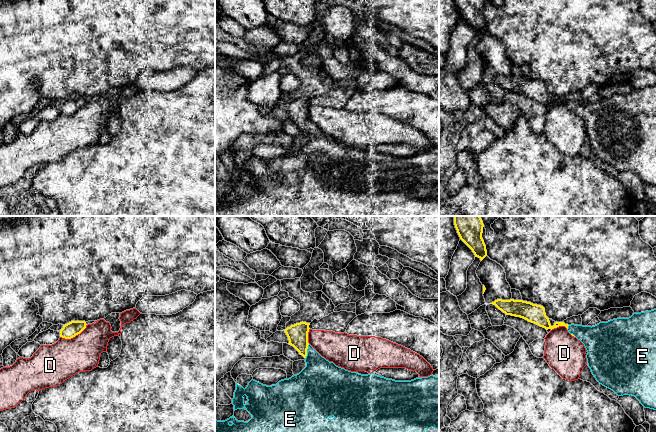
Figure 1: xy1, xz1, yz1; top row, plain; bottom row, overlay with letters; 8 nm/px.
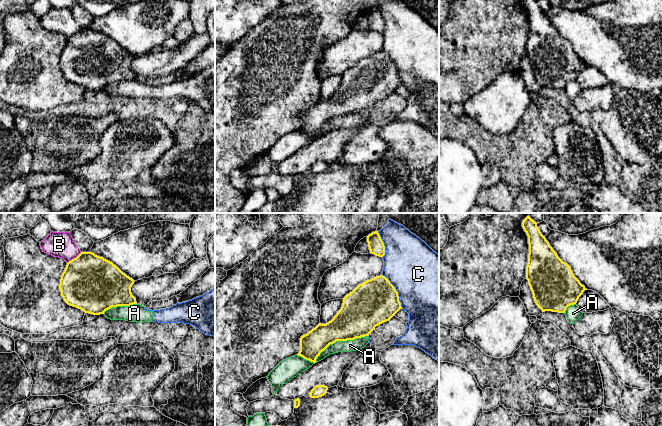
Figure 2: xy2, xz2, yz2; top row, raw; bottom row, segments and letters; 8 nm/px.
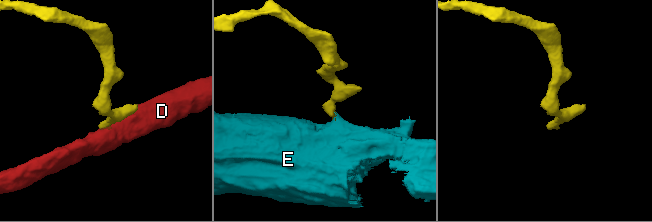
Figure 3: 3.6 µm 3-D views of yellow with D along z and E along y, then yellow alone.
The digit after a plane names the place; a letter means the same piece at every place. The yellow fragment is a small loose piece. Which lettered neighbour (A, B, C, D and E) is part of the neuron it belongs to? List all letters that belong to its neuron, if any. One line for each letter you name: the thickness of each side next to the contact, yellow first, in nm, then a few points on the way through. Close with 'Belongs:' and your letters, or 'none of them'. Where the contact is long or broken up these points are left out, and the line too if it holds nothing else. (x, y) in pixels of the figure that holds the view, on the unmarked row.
E: 170/300 nm | across xz1 (297, 110), (301, 121), (306, 127), (314, 136), (320, 154)
Belongs: E

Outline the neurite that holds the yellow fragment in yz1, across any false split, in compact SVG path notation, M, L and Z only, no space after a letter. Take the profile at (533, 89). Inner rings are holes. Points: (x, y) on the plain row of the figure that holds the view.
M514 75L490 80L546 106L565 102L584 120L588 142L600 160L618 172L635 172L645 184L656 186L656 85L592 103L564 98L552 102L541 81Z

